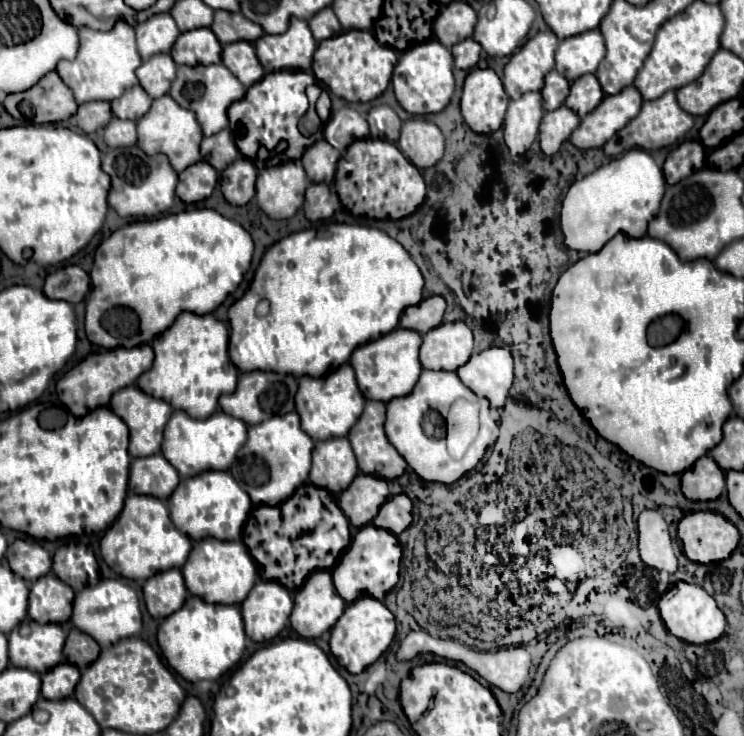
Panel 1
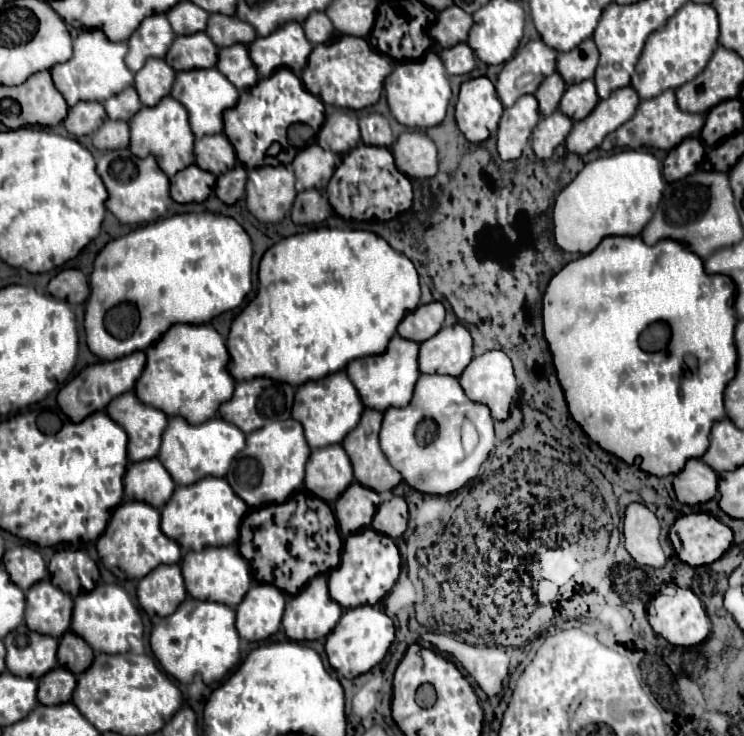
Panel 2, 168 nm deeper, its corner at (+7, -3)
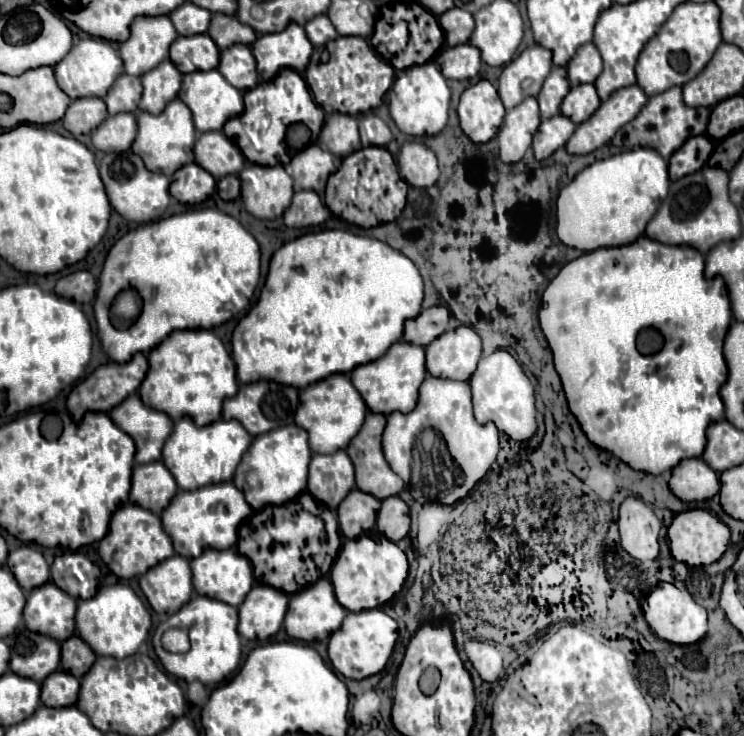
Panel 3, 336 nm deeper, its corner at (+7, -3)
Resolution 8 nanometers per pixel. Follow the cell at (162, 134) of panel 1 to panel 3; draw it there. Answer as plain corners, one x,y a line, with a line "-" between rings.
179,99
171,101
165,107
165,111
159,115
141,111
141,113
137,113
137,123
139,123
139,131
133,141
131,151
135,151
143,159
143,163
149,171
173,175
179,167
193,161
195,127
193,127
193,119
191,119
191,109
183,101
179,101

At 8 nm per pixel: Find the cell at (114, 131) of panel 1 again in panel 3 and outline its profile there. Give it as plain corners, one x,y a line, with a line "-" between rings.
119,113
107,117
93,133
93,145
99,151
115,151
123,153
131,147
133,139
137,135
137,119
133,113

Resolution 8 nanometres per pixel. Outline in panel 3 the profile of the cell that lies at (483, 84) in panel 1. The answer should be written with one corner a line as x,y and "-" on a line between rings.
485,79
463,91
457,113
461,129
473,143
491,141
505,117
505,109
497,95
497,89

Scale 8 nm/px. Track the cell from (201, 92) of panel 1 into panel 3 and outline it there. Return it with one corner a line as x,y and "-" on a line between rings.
193,71
189,75
183,75
183,85
179,91
179,99
191,109
193,123
199,133
203,131
219,131
223,125
239,115
243,111
243,95
239,89
235,89
227,79
217,71

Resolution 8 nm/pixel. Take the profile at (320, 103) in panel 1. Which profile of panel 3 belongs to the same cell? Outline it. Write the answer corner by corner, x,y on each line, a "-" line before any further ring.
283,69
273,81
259,83
255,89
245,93
245,111
241,116
229,119
223,127
225,135
241,147
243,155
251,163
259,165
281,165
289,161
285,145
285,129
291,123
305,123
311,127
313,137
319,135
323,127
323,109
311,99
307,83
292,69

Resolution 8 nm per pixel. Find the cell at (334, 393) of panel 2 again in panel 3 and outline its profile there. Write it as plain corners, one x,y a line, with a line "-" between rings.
329,375
327,379
313,383
299,391
299,407
295,413
295,423
309,433
309,447
313,453
335,453
345,449
349,441
359,433
367,415
367,405
363,403
359,391
355,391
349,375

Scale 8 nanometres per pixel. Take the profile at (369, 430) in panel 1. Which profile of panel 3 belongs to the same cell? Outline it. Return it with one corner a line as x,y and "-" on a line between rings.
367,413
367,419
359,431
359,435
355,435
355,439
351,439
349,447
347,447
347,453
351,455
351,461
355,465
355,475
357,475
357,487
369,495
375,495
377,499
387,499
387,497
393,497
397,495
399,491
403,491
405,483
403,479
399,479
399,475
395,475
389,467
389,463
385,461
383,457
383,451
381,451
381,435
383,435
383,429
385,429
385,423
387,423
387,417
385,415
379,415
379,413

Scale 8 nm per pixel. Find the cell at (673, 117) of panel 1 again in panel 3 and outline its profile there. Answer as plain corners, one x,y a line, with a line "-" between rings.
671,87
659,95
651,95
643,111
631,123
621,127
611,143
625,149
635,149
637,145
655,147
665,159
669,159
687,139
705,133
709,115
711,115
709,107
687,107
681,97
681,87

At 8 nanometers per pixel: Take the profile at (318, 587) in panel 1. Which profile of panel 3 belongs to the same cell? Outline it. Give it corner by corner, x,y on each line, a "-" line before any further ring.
323,577
323,579
317,579
315,583
311,583
311,587
305,587
303,591
297,591
295,595
289,597
285,629
287,629
289,637
299,639
299,641
323,641
341,627
345,615
347,615
347,611
335,599
331,581
327,577

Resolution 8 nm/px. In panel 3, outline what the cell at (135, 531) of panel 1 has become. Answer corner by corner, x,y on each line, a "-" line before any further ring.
125,505
115,515
111,517
109,533
101,539
99,543
99,555
107,563
107,567
117,575
117,577
135,577
143,575
143,571
155,567
155,563
169,559
173,555
171,539
161,527
161,519
151,513
143,511
143,507
135,505

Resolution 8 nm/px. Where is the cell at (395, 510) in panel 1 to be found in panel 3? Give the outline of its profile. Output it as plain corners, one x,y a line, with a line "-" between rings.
387,497
377,515
377,529
391,541
401,541
409,533
409,507
401,497

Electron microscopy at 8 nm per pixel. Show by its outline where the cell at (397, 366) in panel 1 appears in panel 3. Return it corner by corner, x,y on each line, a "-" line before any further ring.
397,341
389,347
389,351
363,365
357,367
351,373
351,381
355,385
355,389
363,395
363,401
367,403
367,407
373,413
383,413
389,415
393,411
401,411
401,413
409,413
415,409
417,399
419,399
419,385
423,383
427,371
425,371
425,349
423,347
411,347
411,343
403,343

